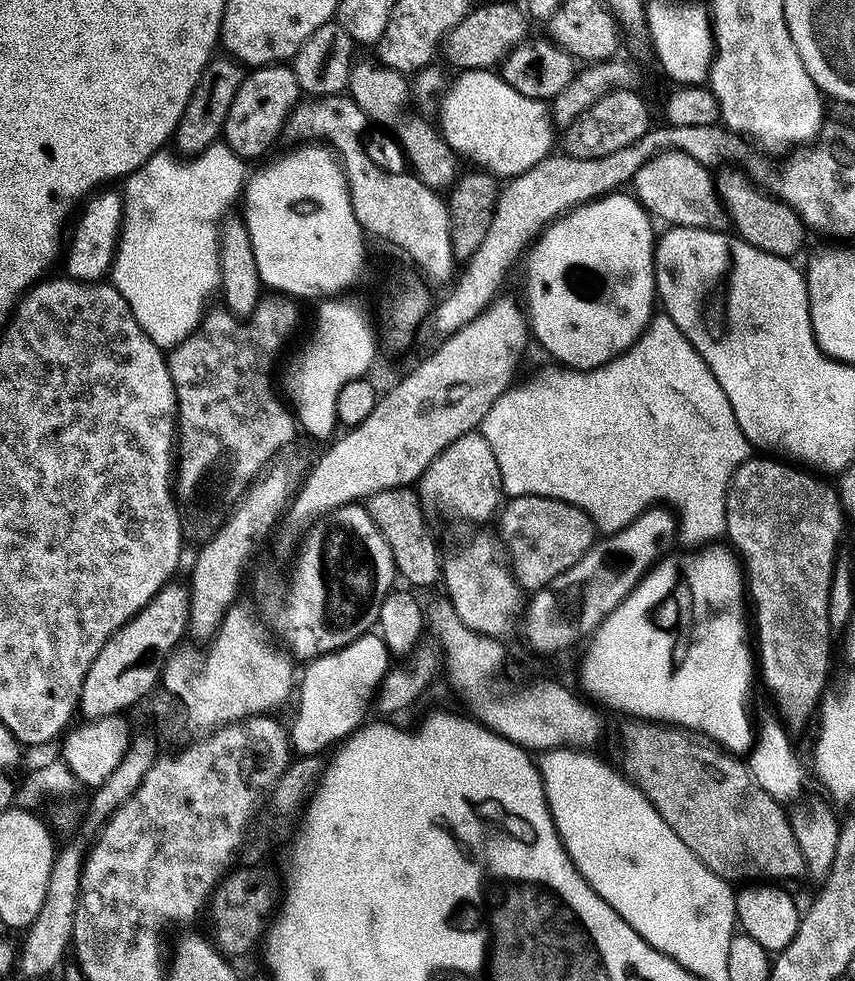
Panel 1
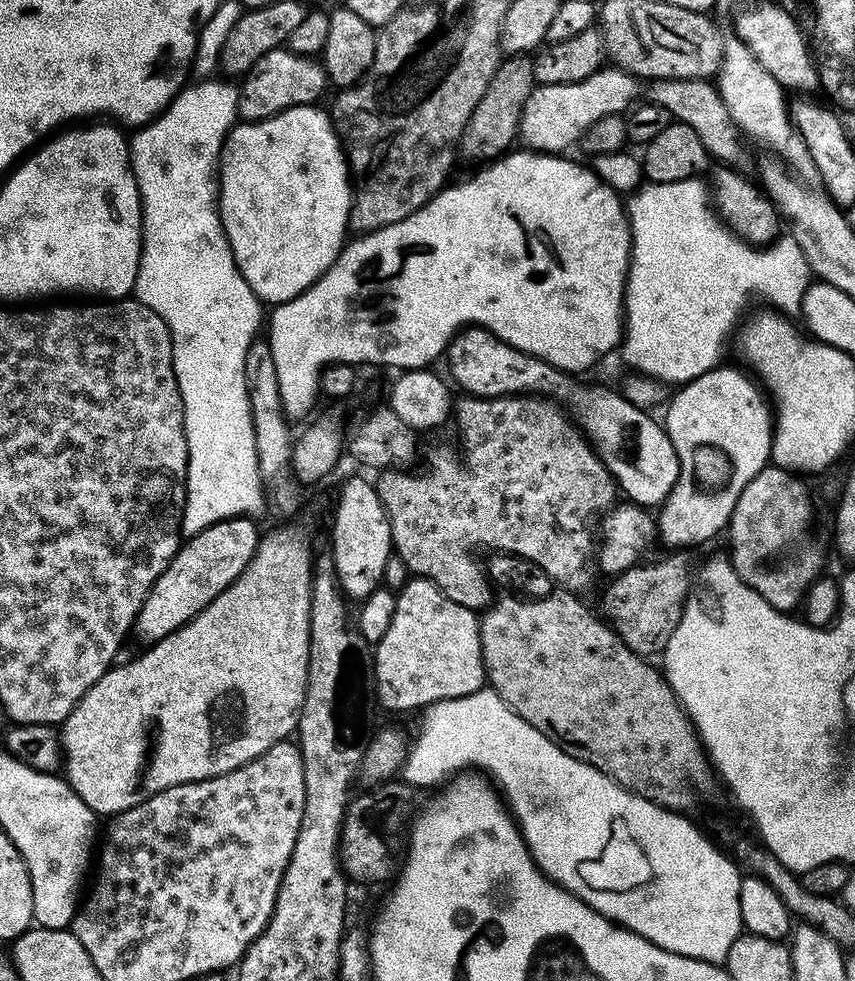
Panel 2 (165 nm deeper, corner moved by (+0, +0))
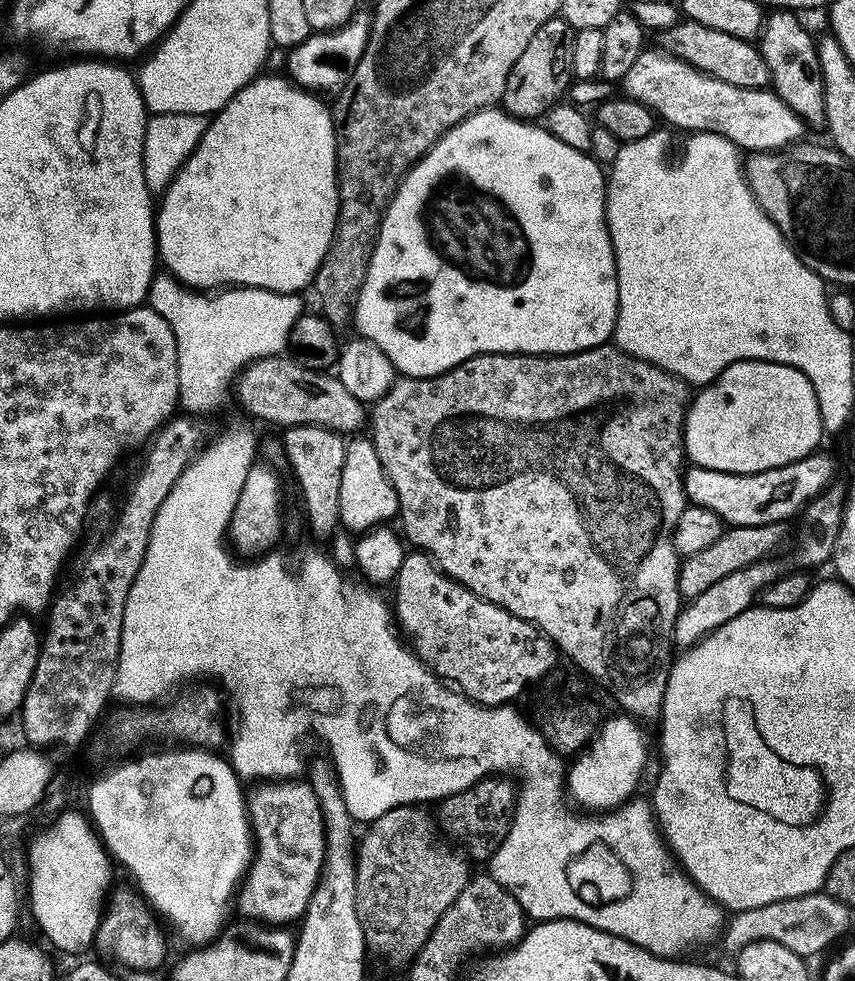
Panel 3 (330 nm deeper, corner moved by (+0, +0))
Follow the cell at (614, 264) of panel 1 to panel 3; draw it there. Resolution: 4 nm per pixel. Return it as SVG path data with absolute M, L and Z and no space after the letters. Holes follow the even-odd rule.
M496 106L483 108L480 112L476 112L470 118L463 120L458 126L451 128L400 181L392 200L388 203L388 209L381 219L380 233L376 235L376 245L368 263L366 278L362 282L360 293L356 295L356 302L350 317L351 323L353 325L356 323L356 328L360 331L357 333L363 339L374 342L374 346L378 346L378 350L382 350L382 354L386 354L386 358L390 358L390 362L396 367L397 373L406 376L437 376L443 372L449 372L454 366L466 362L472 356L479 356L482 352L524 352L528 356L565 356L571 352L581 352L582 350L596 348L600 344L607 344L613 339L616 331L618 274L616 273L616 255L612 249L612 239L608 233L608 217L604 214L605 203L606 172L597 161L592 159L589 153L571 149L566 142L558 142L558 138L554 138L554 134L539 123L518 120L515 116L509 116L507 112Z

